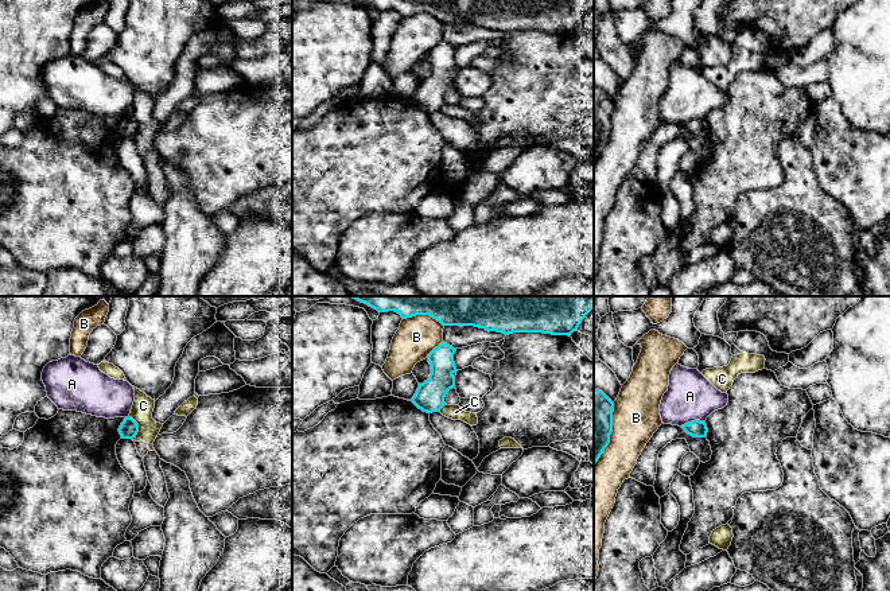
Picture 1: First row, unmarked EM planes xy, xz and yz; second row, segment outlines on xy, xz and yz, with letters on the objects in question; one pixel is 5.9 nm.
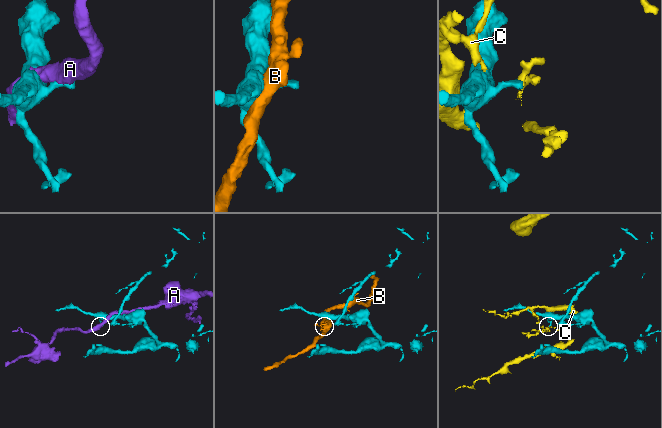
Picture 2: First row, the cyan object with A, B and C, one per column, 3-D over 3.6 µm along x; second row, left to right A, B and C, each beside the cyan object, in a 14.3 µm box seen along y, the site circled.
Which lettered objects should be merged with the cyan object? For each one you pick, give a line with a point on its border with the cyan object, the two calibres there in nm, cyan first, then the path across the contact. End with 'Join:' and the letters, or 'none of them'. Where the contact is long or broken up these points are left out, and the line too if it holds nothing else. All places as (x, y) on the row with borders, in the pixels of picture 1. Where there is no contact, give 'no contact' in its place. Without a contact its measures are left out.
Join: none of them

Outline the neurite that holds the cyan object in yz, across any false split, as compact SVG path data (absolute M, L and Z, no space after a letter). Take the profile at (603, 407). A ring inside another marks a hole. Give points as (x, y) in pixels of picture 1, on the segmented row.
M594 388L594 464L610 443L613 432L614 403Z

